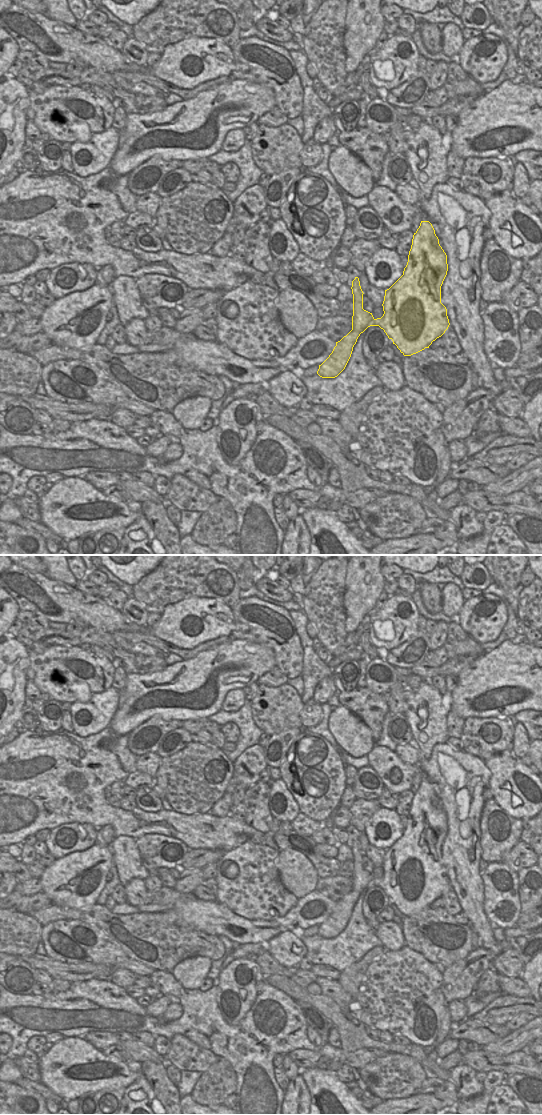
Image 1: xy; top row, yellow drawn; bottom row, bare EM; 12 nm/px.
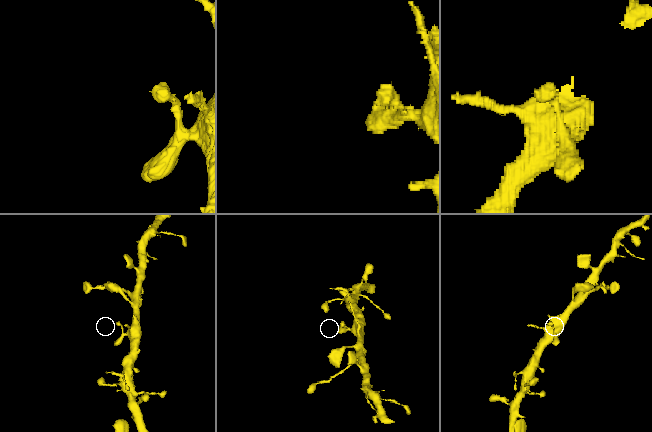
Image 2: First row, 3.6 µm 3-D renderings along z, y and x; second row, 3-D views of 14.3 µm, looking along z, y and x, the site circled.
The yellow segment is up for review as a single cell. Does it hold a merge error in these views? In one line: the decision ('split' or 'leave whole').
leave whole

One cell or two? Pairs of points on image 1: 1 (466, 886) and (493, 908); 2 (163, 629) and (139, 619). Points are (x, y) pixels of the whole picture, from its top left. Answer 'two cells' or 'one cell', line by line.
1: two cells
2: two cells

